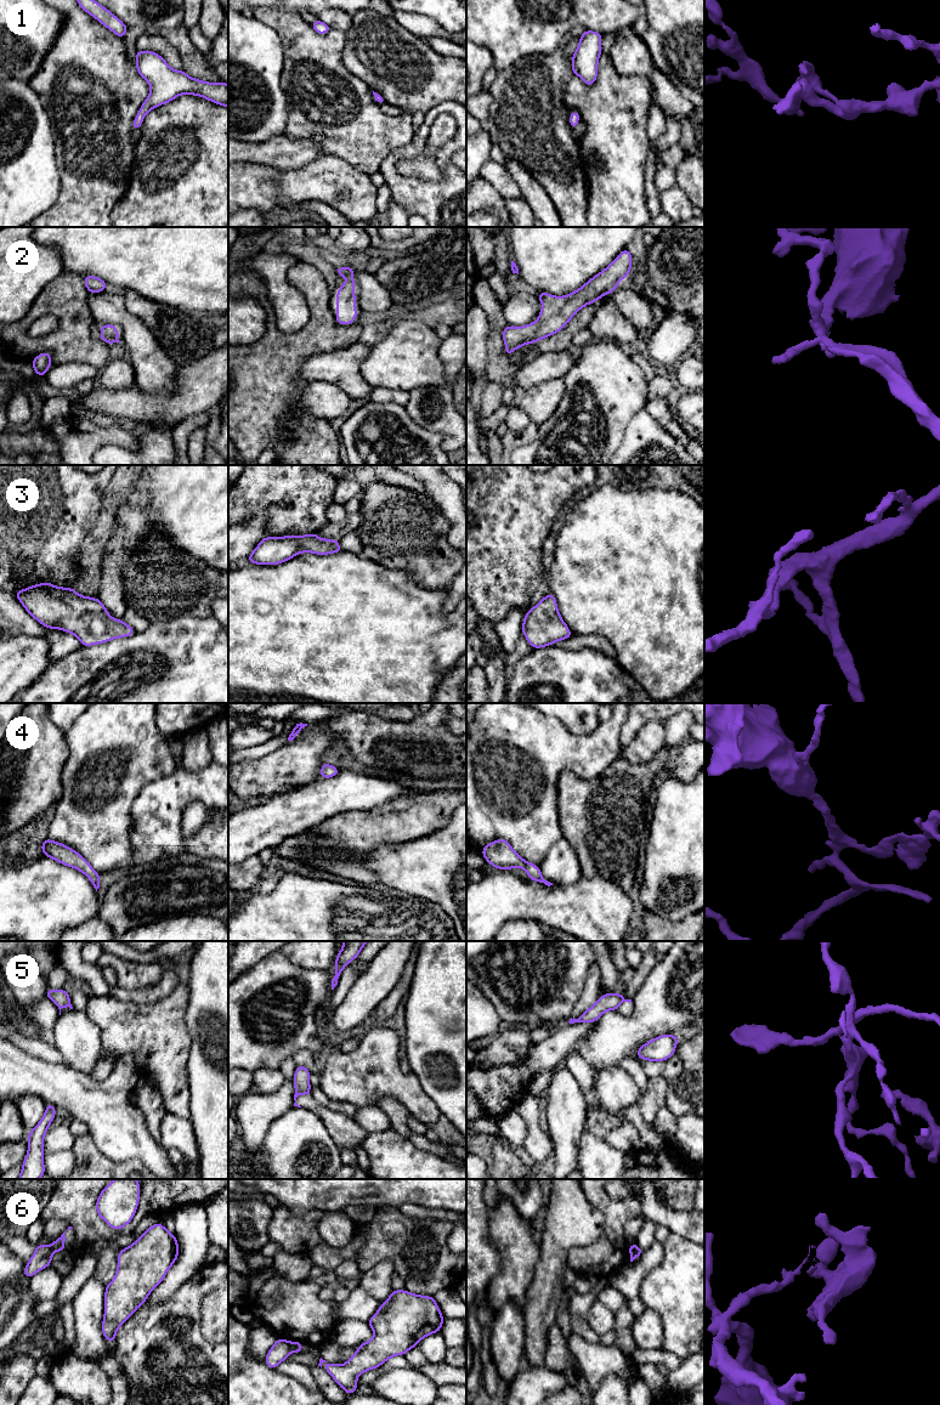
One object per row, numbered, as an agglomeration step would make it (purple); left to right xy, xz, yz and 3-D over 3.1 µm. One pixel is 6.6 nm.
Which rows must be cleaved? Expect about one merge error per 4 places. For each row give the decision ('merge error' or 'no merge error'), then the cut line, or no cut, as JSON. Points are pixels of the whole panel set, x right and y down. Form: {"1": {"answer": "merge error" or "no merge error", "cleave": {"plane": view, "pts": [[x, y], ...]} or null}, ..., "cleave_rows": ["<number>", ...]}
{"1": {"answer": "no merge error", "cleave": null}, "2": {"answer": "no merge error", "cleave": null}, "3": {"answer": "no merge error", "cleave": null}, "4": {"answer": "no merge error", "cleave": null}, "5": {"answer": "merge error", "cleave": {"plane": "yz", "pts": [[623, 998], [619, 1003]]}}, "6": {"answer": "merge error", "cleave": {"plane": "xz", "pts": [[288, 1342], [292, 1350]]}}, "cleave_rows": ["5", "6"]}

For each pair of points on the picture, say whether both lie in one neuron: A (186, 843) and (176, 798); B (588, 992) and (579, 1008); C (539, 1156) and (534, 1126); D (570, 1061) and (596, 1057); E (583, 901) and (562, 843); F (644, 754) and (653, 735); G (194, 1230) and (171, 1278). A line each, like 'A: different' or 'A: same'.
A: same
B: same
C: same
D: different
E: different
F: same
G: same

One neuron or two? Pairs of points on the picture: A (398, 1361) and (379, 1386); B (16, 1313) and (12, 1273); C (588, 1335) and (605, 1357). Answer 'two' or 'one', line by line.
A: two
B: one
C: two

